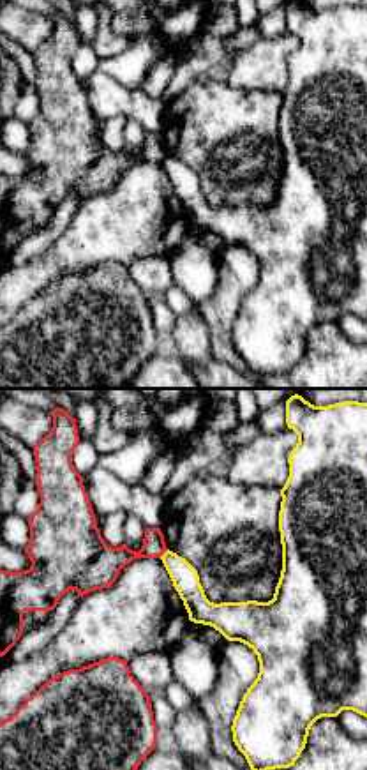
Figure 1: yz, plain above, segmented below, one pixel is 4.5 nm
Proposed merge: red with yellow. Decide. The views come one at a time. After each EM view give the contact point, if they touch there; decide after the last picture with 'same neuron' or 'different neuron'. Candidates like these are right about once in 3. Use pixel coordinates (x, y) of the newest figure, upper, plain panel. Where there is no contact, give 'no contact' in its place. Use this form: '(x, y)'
(163, 158)

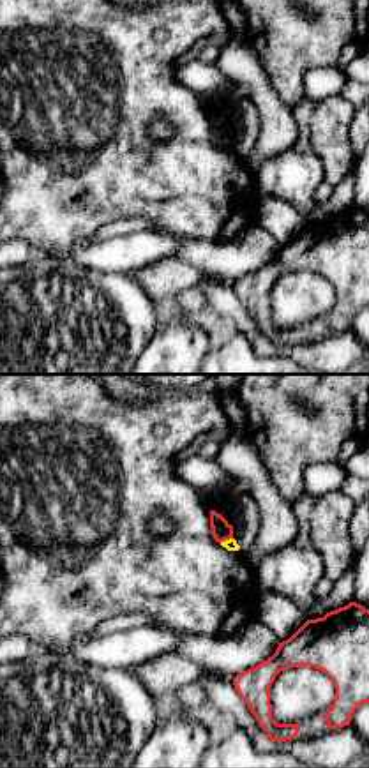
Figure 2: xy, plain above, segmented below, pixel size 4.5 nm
(225, 143)

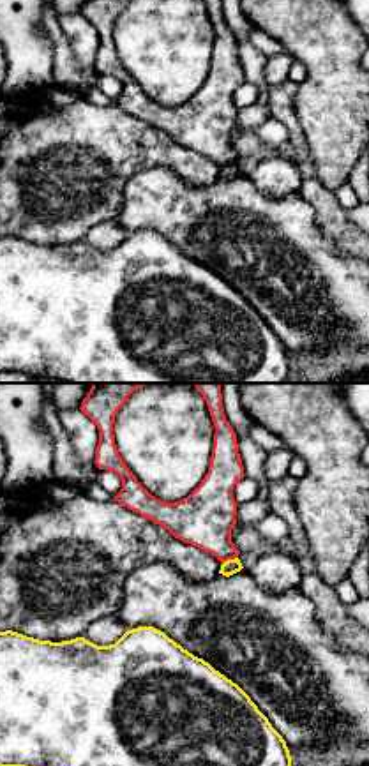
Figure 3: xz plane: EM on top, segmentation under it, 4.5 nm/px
(230, 163)

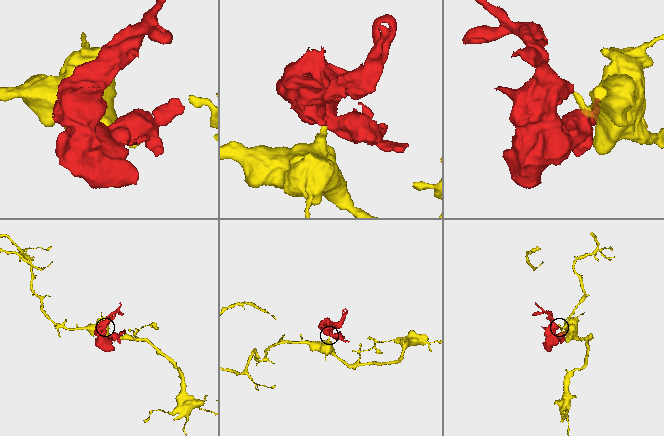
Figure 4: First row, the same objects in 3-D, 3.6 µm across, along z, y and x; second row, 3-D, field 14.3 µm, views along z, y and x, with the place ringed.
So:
different neuron

